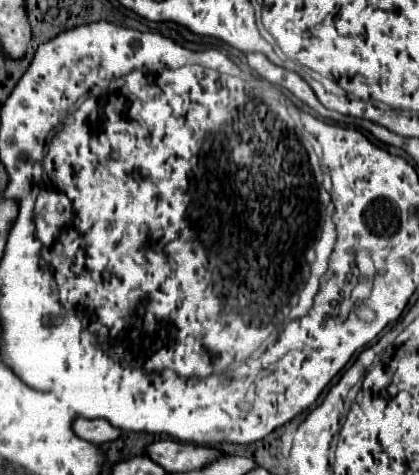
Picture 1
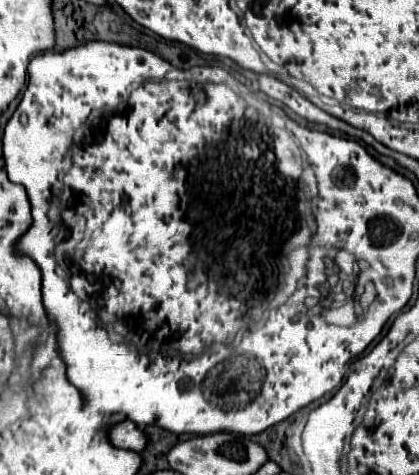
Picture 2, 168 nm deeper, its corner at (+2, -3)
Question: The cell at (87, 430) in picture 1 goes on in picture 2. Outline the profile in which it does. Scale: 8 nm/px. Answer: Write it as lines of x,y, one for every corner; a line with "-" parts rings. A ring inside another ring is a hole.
128,419
110,425
108,439
114,447
130,449
130,451
142,451
146,445
146,435
138,427
134,427
134,423
130,423

